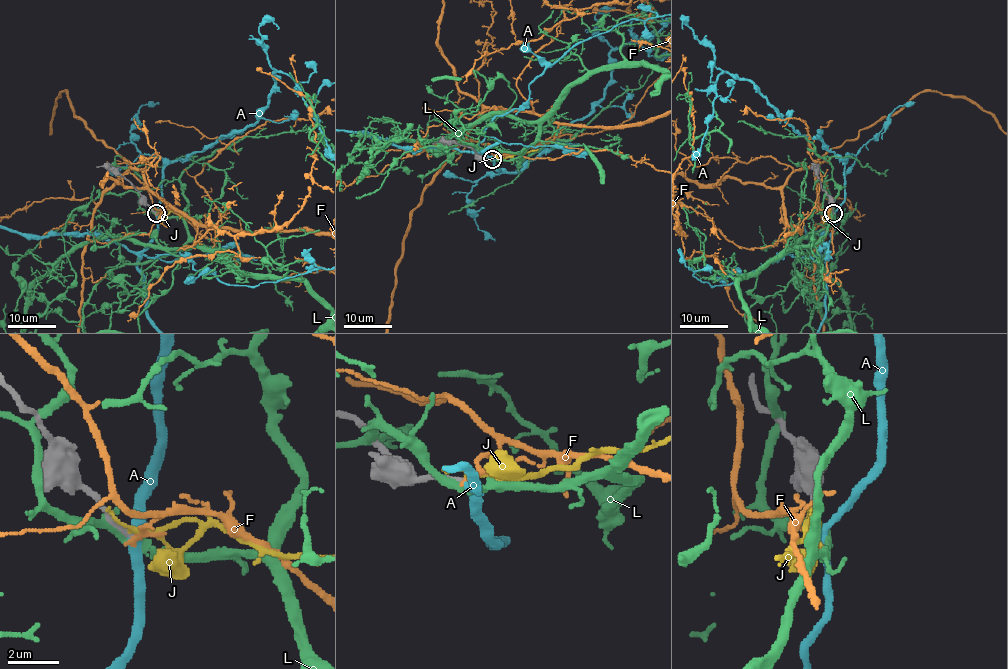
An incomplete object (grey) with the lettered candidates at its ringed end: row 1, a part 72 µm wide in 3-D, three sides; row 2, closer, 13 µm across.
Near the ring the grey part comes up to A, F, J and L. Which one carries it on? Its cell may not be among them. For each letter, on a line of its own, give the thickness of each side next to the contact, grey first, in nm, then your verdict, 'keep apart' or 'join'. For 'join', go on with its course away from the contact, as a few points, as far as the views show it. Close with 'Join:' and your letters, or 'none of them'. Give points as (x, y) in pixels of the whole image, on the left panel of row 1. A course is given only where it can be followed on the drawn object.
A: calibres 200 and 320 nm; join
F: calibres 200 and 160 nm; keep apart
J: calibres 200 and 140 nm; keep apart
L: calibres 260 and 320 nm; keep apart
Join: A

